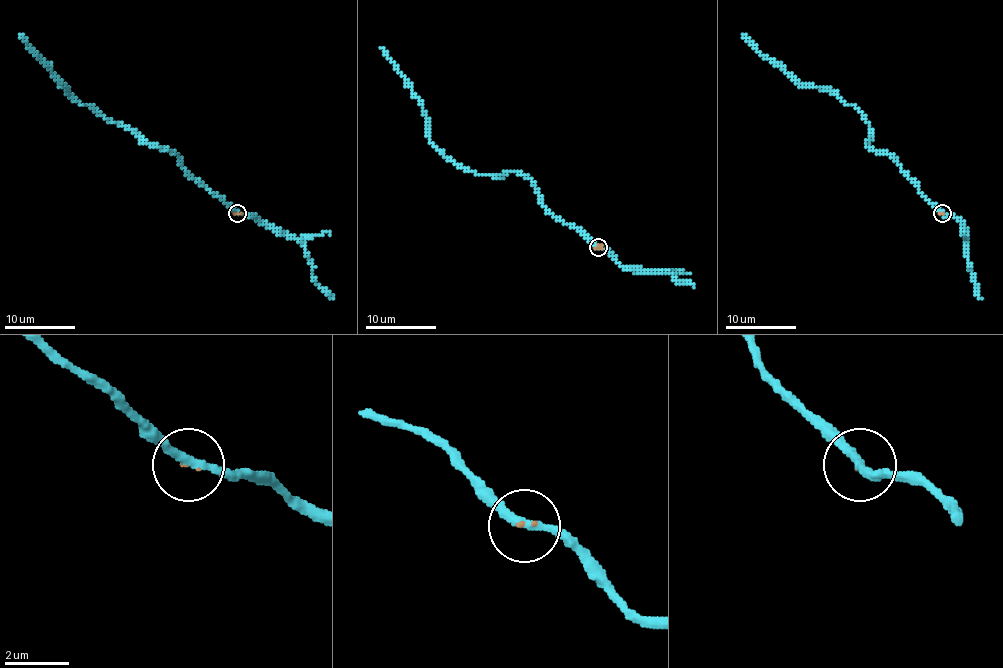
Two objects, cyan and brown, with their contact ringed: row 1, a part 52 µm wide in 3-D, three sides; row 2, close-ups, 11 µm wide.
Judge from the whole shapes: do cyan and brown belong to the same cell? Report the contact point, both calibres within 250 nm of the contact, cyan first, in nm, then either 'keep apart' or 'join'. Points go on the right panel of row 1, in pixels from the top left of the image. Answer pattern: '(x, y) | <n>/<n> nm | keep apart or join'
(942, 213) | 280/60 nm | join

